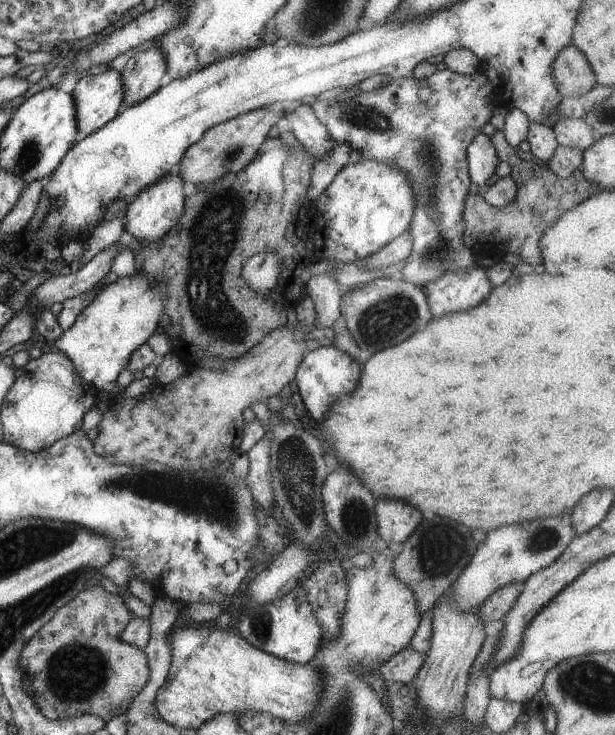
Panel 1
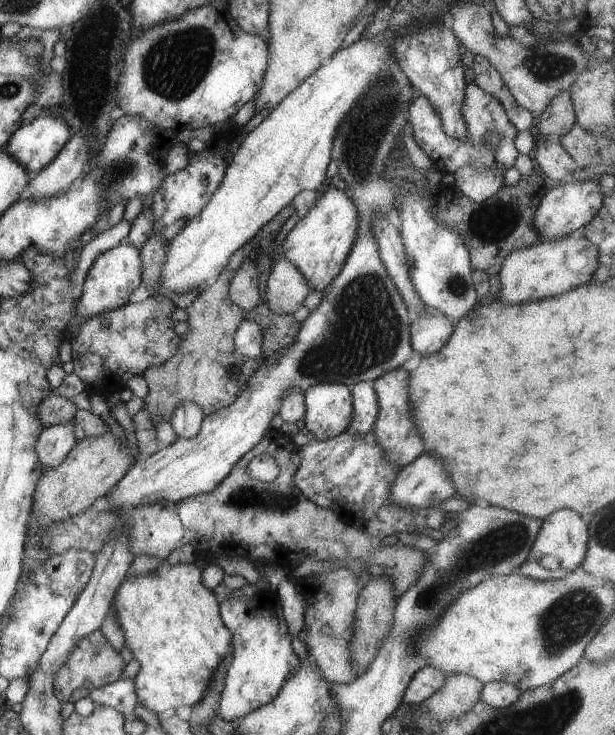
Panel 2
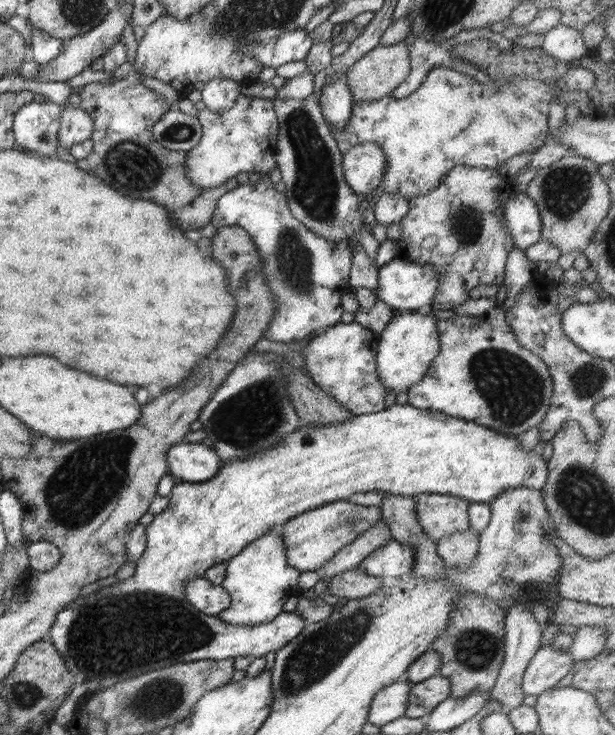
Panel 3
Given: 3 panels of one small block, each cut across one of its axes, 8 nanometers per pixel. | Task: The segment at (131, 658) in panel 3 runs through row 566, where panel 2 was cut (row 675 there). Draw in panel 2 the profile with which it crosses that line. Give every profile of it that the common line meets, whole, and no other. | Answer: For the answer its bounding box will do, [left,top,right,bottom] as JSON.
[113,561,233,715]

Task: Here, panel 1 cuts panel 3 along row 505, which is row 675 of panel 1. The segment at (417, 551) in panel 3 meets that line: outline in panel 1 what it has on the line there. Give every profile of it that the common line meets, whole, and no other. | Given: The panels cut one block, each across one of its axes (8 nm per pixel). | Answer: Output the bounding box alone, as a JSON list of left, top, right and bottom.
[380,646,426,685]

